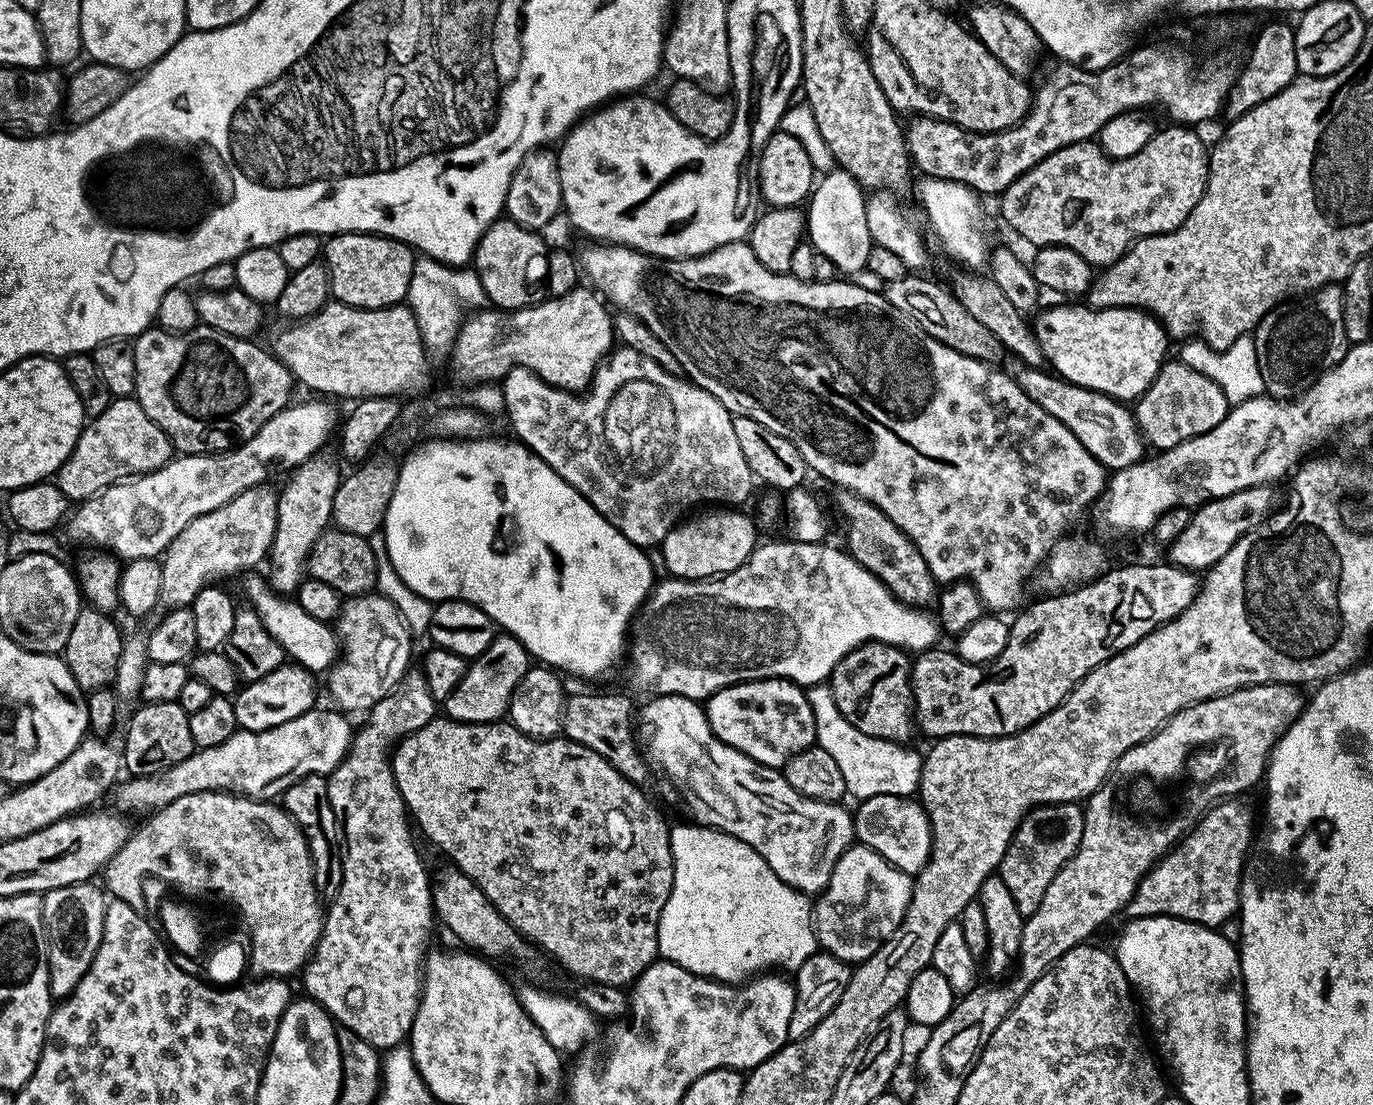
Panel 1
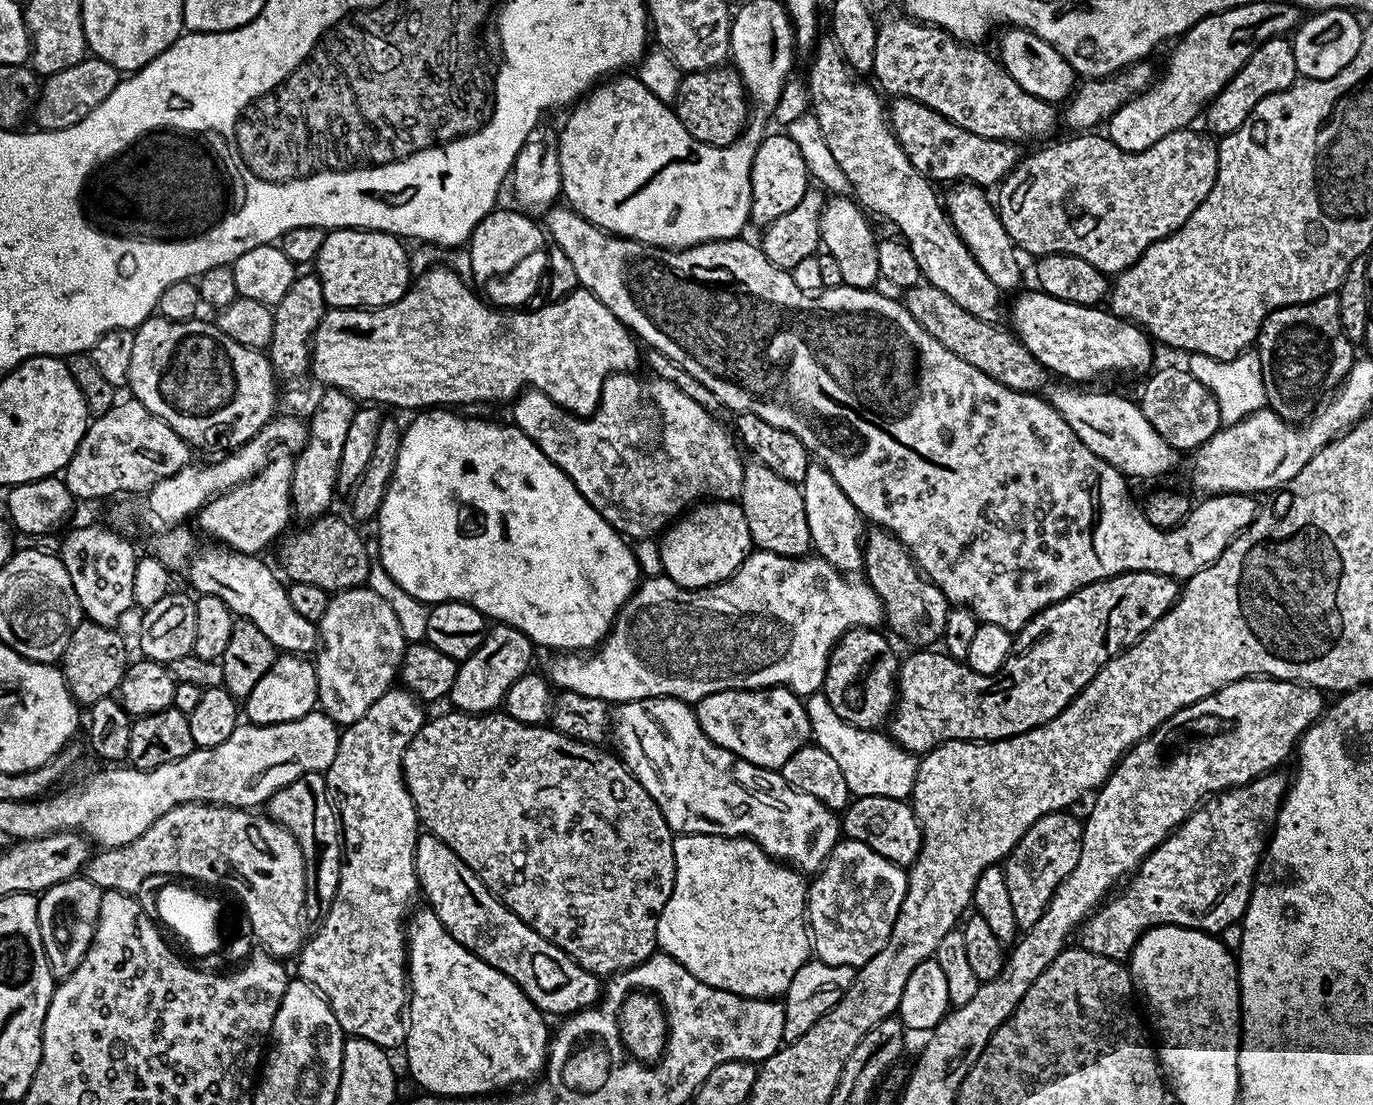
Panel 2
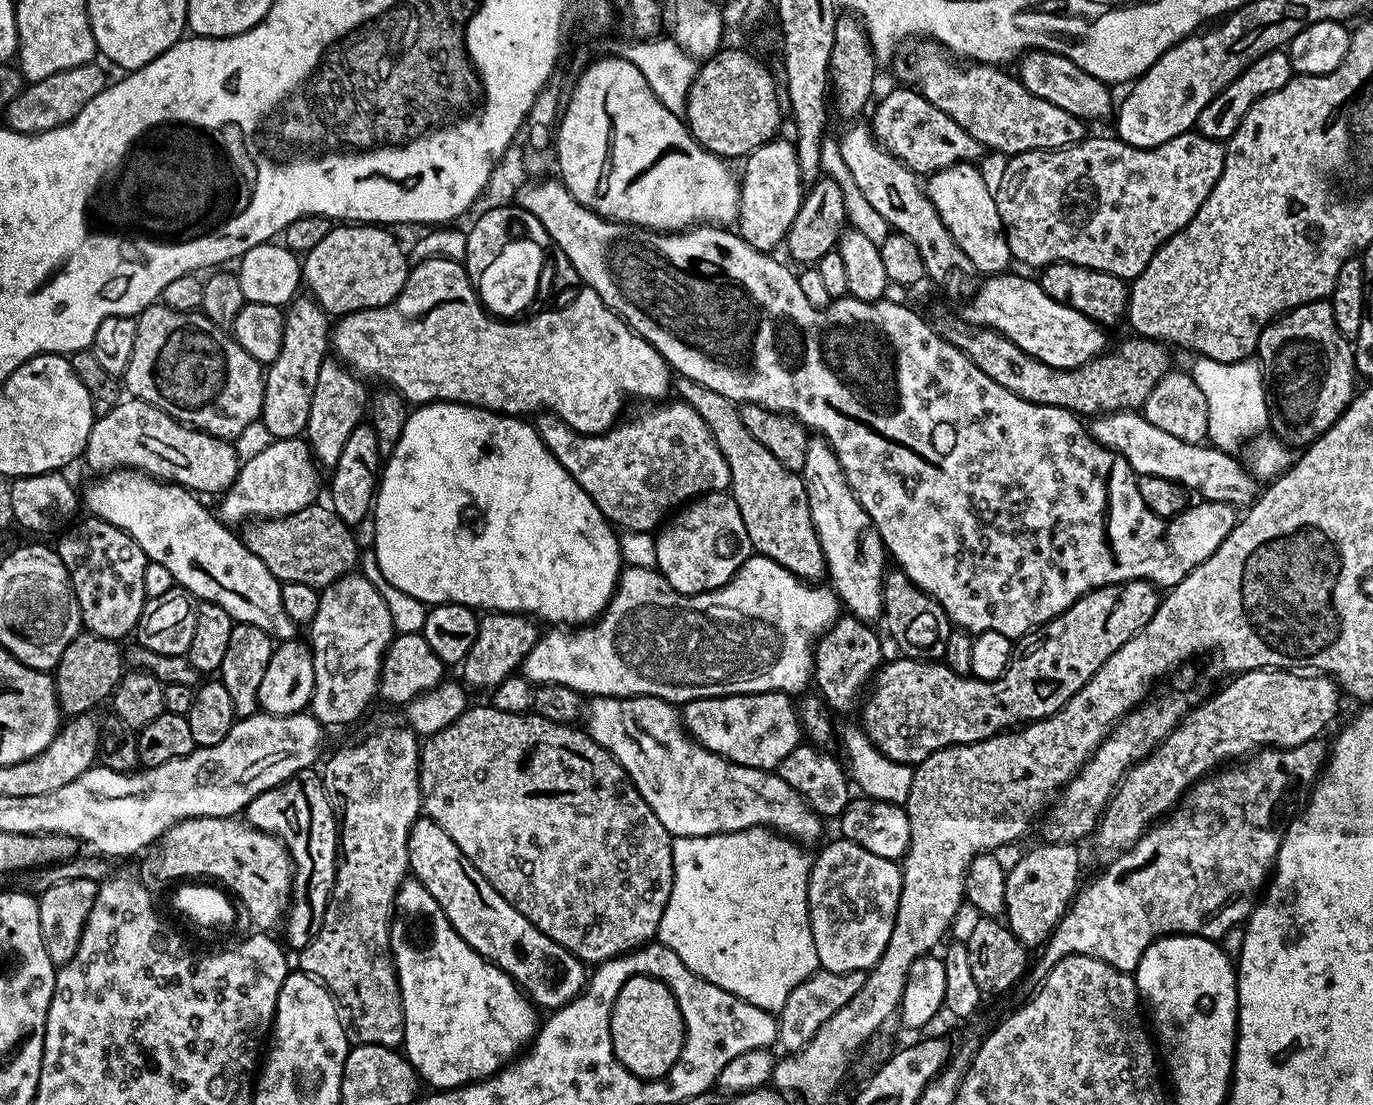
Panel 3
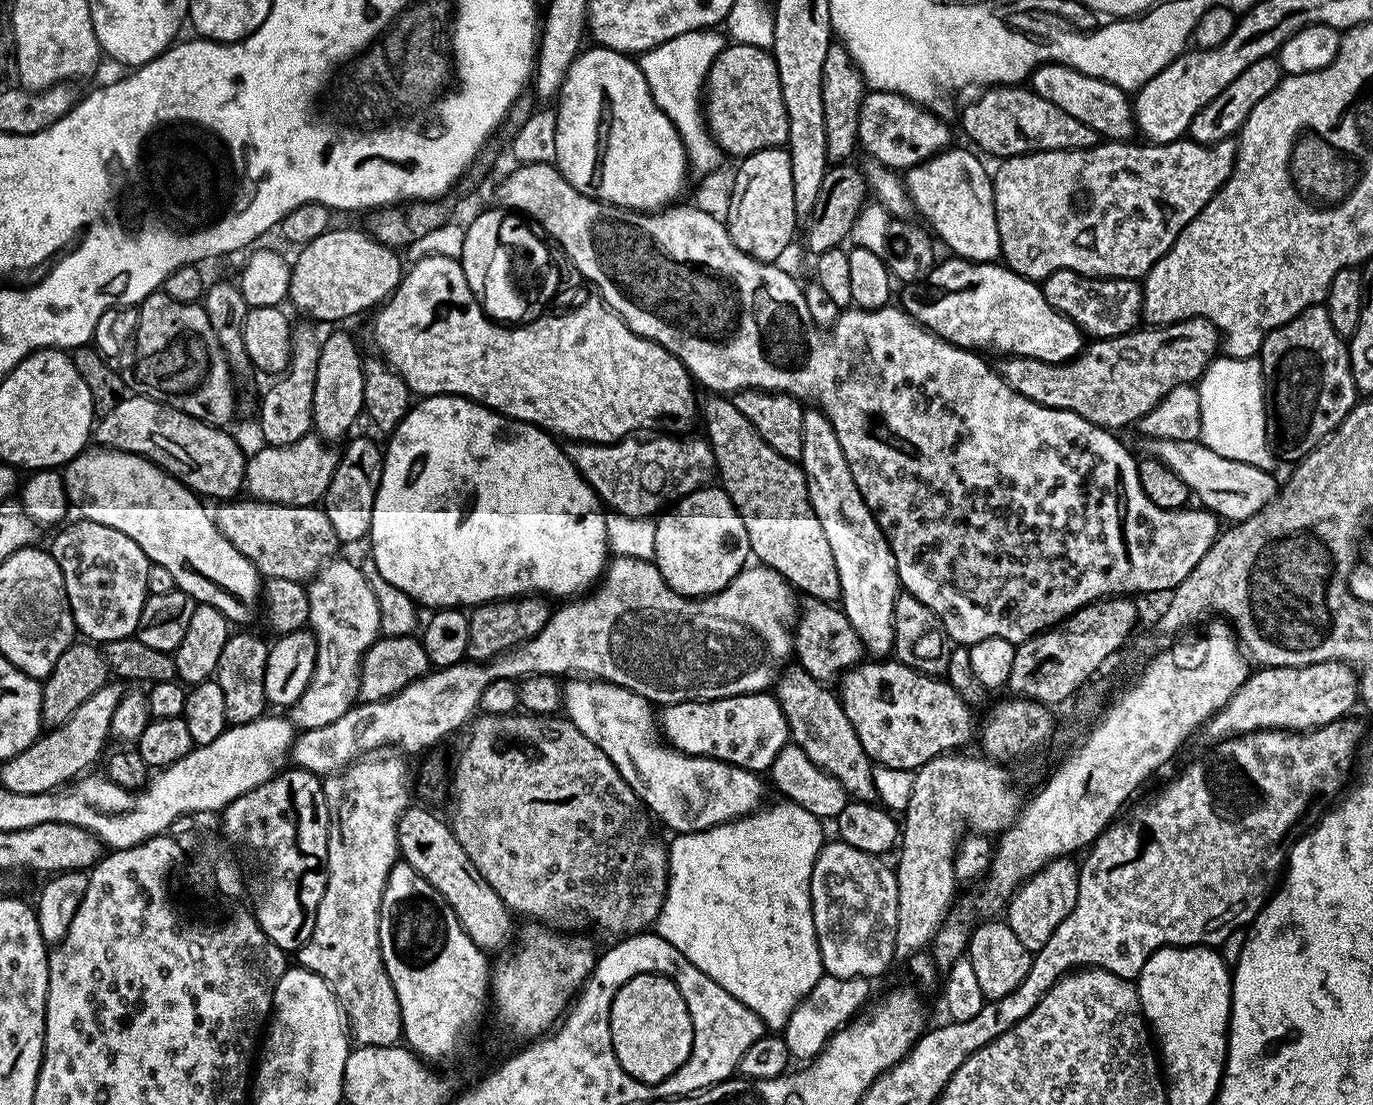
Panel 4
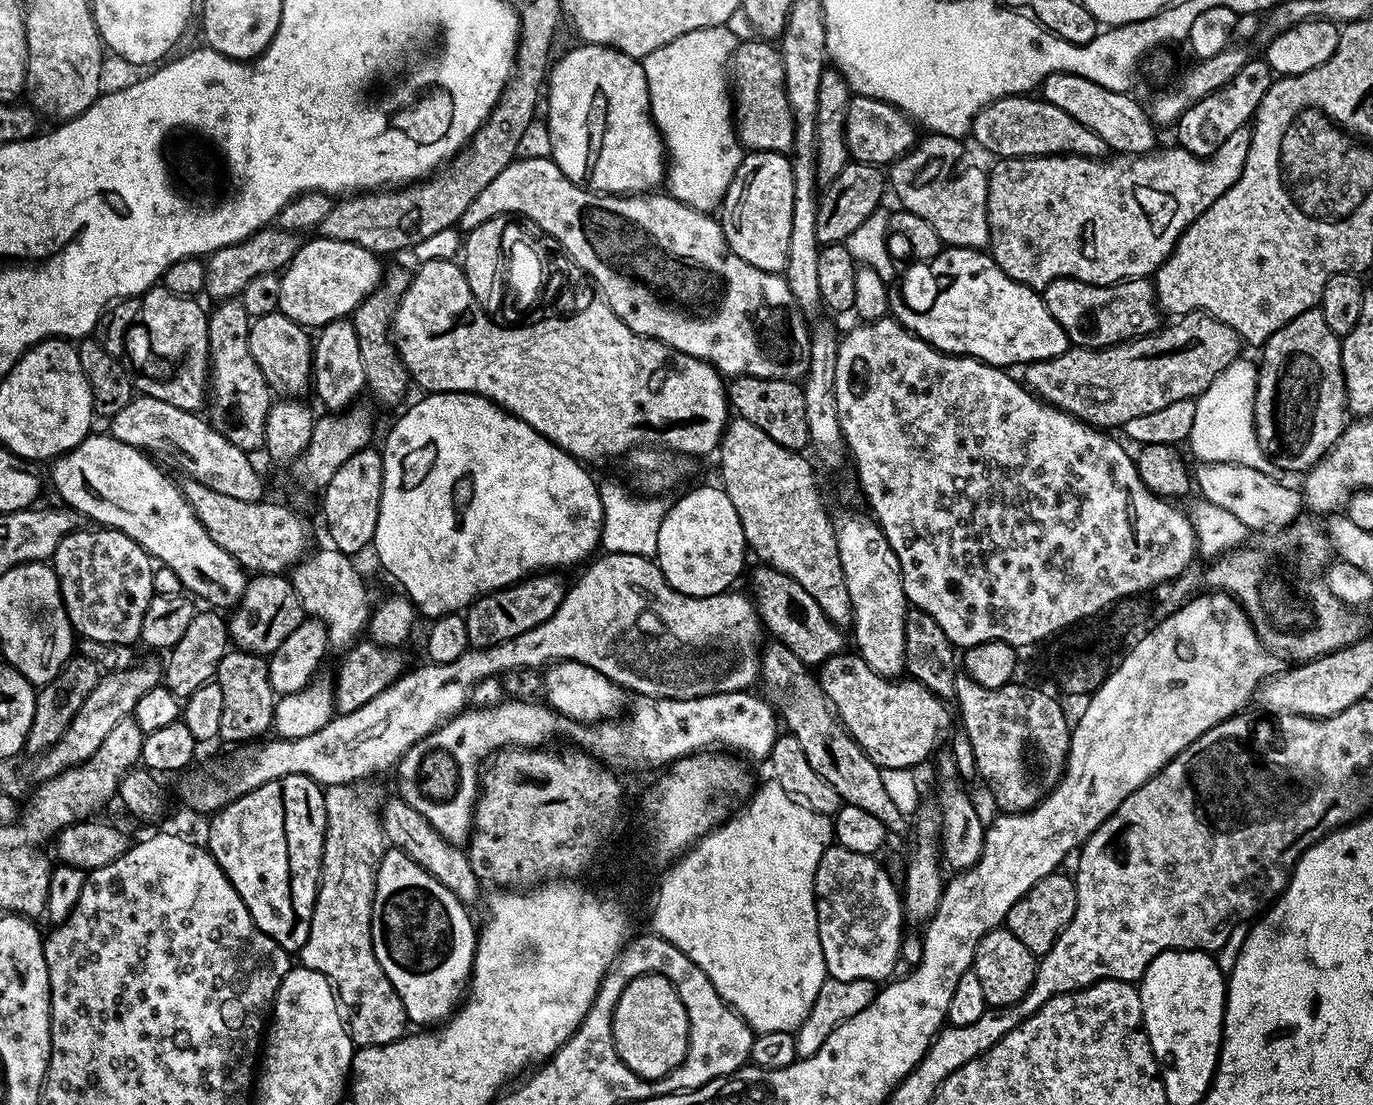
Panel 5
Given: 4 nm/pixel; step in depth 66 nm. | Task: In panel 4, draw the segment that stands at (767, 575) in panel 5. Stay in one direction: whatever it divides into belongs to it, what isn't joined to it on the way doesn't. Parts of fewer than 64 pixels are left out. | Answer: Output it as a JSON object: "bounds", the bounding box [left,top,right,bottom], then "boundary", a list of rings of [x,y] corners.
{"bounds":[794,595,866,682],"boundary":[[[805,595],[798,612],[798,623],[794,628],[794,656],[795,659],[800,659],[797,660],[799,667],[804,668],[806,674],[810,674],[814,679],[836,682],[865,659],[866,651],[862,638],[851,626],[850,619],[840,606],[833,606]]]}

